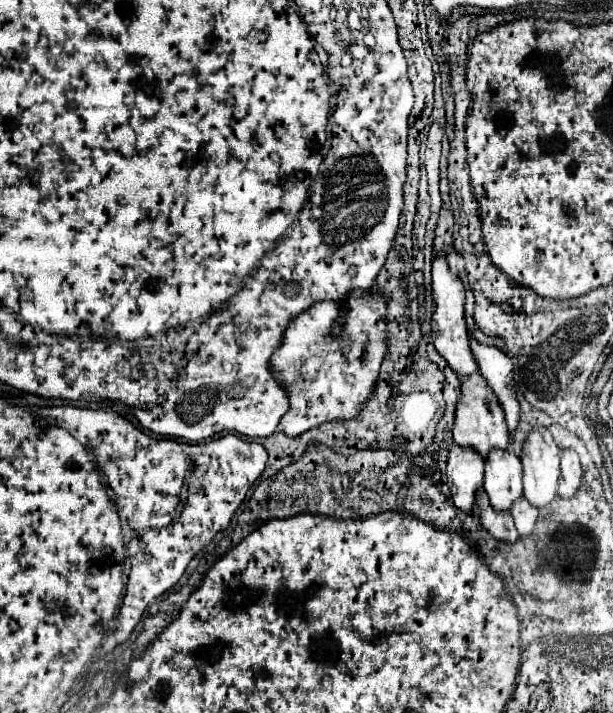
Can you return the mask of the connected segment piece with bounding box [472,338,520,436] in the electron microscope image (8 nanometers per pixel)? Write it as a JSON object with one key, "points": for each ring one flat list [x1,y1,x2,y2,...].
{"points":[[472,338,472,350,480,362,480,374,486,378,490,390,496,394,498,404,504,410,508,432,512,436,518,430,518,422,520,422,520,402,516,398,514,378,512,378,514,364,504,352,492,346,478,344,474,338]]}

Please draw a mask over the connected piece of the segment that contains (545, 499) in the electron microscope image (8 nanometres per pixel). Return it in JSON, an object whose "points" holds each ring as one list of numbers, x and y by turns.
{"points":[[538,426,524,444,524,498,538,510,546,508,558,490,560,476,560,448,554,444,552,434]]}

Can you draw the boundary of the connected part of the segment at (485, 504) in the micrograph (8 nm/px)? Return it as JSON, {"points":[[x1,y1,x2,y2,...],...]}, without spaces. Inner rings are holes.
{"points":[[480,488,480,494,476,494,476,514,480,518,482,528,496,540,506,542,506,544,514,544,518,534,512,522,510,514,496,514,496,510,492,510,488,496,484,494,484,490]]}

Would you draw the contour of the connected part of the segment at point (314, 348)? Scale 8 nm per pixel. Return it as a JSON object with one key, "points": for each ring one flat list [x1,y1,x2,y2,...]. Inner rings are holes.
{"points":[[356,290,354,298,348,300,350,314,346,314,346,326,338,338,330,334,330,326,340,312,340,306,336,306,334,302,316,302,306,314,300,314,288,324,282,346,272,356,272,366,276,366,274,376,290,390,290,408,280,420,280,428,288,436,296,438,326,420,352,418,358,414,358,406,372,394,380,372,380,362,386,354,386,300,372,292,374,290,370,290,368,294,360,294,360,290]]}

